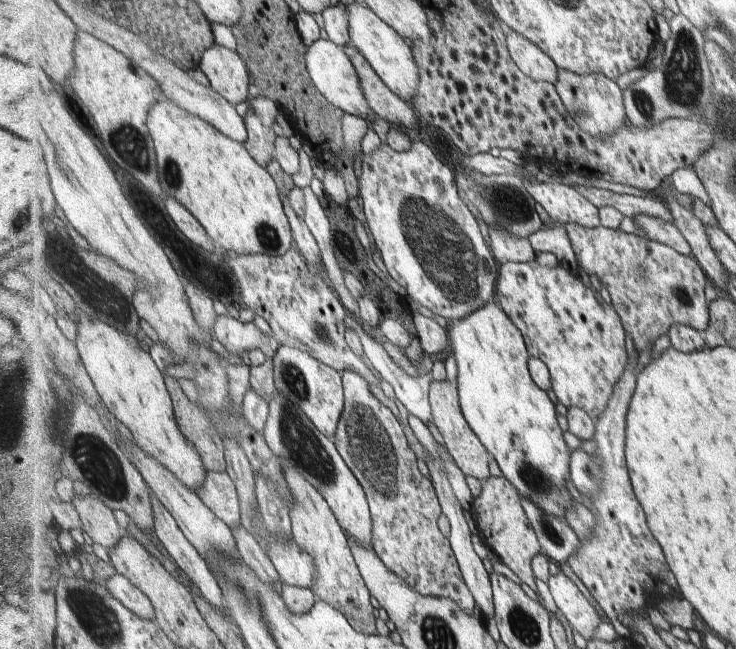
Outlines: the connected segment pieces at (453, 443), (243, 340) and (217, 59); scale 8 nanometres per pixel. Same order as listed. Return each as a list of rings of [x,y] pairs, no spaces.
[[[435,381],[431,384],[431,406],[435,414],[435,426],[442,435],[444,443],[460,470],[466,475],[486,481],[491,478],[489,461],[492,456],[487,447],[479,440],[479,435],[471,428],[463,414],[461,396],[459,396],[458,381]]]
[[[221,315],[217,320],[215,337],[229,354],[237,356],[249,354],[251,350],[261,350],[267,358],[274,358],[281,347],[274,333],[265,334],[255,324],[240,322],[229,315]]]
[[[215,43],[203,54],[199,67],[207,76],[210,86],[229,102],[235,105],[250,98],[249,85],[253,82],[249,76],[251,70],[235,50],[227,50]]]

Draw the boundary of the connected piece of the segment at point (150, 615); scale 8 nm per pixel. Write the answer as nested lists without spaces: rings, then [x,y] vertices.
[[[116,573],[115,576],[102,581],[107,590],[119,599],[129,610],[138,614],[141,618],[154,621],[155,606],[149,600],[149,596],[138,587],[135,587],[129,580]]]

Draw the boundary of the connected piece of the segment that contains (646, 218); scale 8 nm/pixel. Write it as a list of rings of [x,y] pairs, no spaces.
[[[637,214],[634,222],[639,224],[639,228],[649,239],[671,246],[681,254],[692,255],[691,244],[674,222],[667,222],[651,214]]]

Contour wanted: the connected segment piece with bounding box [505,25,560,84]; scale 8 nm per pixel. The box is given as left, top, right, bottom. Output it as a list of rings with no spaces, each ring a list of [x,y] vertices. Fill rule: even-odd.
[[[505,25],[505,31],[511,56],[529,78],[534,78],[535,82],[559,82],[560,68],[546,51],[509,25]]]

